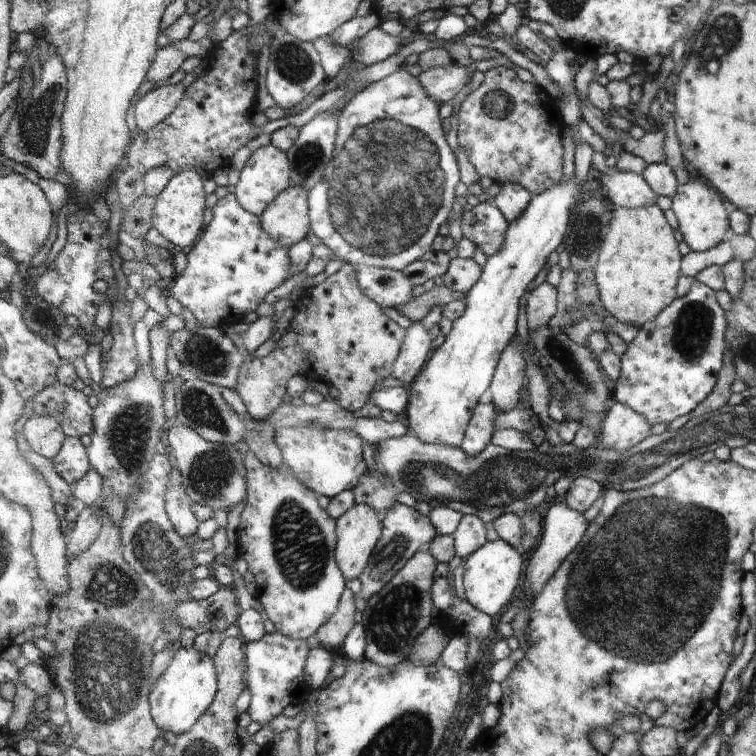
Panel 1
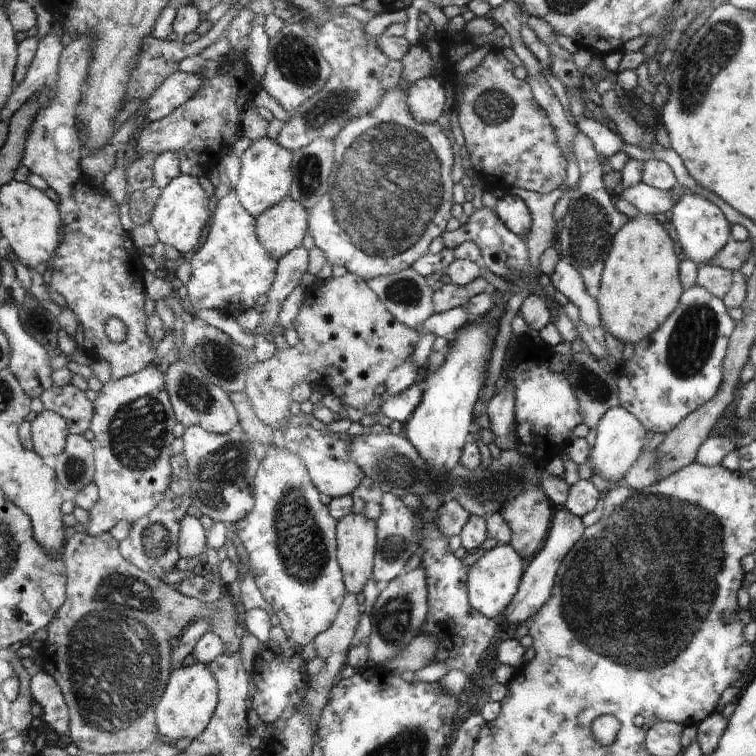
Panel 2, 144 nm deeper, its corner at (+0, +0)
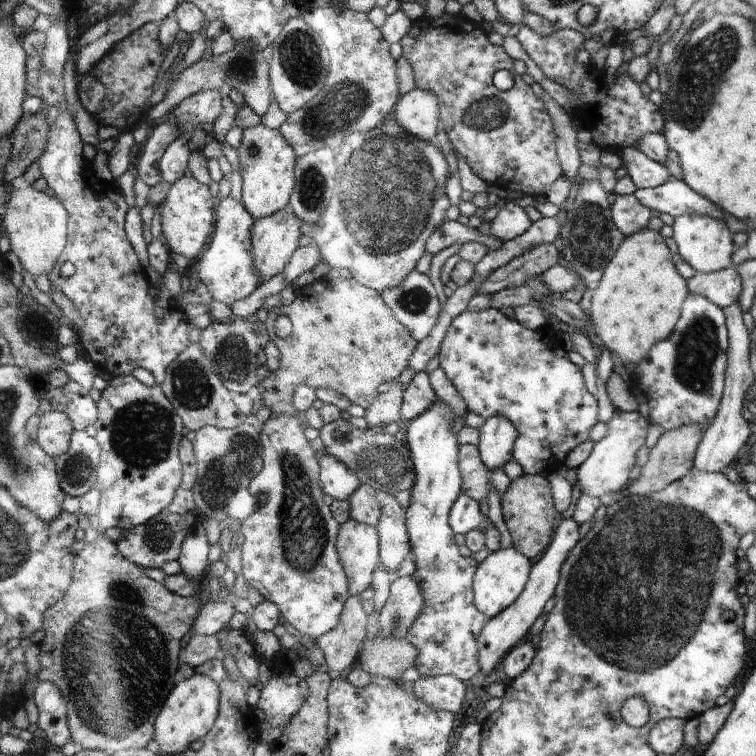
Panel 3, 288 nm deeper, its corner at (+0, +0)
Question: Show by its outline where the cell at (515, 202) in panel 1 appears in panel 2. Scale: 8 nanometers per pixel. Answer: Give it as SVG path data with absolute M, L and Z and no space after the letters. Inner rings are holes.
M505 192L501 198L497 198L493 210L515 236L525 240L531 226L531 218L525 202L519 196L511 196Z

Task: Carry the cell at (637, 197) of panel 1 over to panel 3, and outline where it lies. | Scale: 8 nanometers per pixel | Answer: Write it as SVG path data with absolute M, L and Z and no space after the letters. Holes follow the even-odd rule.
M673 178L657 188L635 190L633 196L641 206L661 214L671 214L673 218L681 214L705 214L723 220L721 212L713 202L709 202L701 194L695 194L685 182L677 182Z

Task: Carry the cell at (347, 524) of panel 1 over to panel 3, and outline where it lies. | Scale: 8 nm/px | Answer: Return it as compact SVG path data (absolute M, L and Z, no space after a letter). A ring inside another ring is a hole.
M349 518L345 524L341 524L341 536L337 536L337 552L341 552L341 564L345 564L345 574L349 582L349 596L363 592L369 582L373 582L373 568L379 564L379 534L375 534L377 528L371 528L367 524L361 524L353 518Z

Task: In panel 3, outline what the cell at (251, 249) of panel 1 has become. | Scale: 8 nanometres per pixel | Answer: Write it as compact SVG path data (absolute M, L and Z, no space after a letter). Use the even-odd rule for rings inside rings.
M235 198L219 200L217 204L217 228L215 234L203 252L203 256L193 264L193 272L199 276L199 280L207 286L207 292L211 294L213 302L225 302L229 308L253 294L265 278L257 270L257 262L253 256L253 226L255 226L253 214L245 208L243 202L237 202Z

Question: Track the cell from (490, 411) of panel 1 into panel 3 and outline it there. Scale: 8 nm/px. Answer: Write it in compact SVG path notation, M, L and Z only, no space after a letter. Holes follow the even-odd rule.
M459 446L459 470L463 478L461 494L467 494L471 500L481 504L487 496L485 484L489 482L491 476L487 474L489 468L483 464L477 446Z

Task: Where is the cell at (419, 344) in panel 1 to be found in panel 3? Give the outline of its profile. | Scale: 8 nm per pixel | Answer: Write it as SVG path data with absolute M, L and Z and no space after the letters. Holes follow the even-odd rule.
M391 382L377 400L365 410L367 428L383 430L387 424L397 422L401 418L401 404L403 404L403 386L399 382Z

